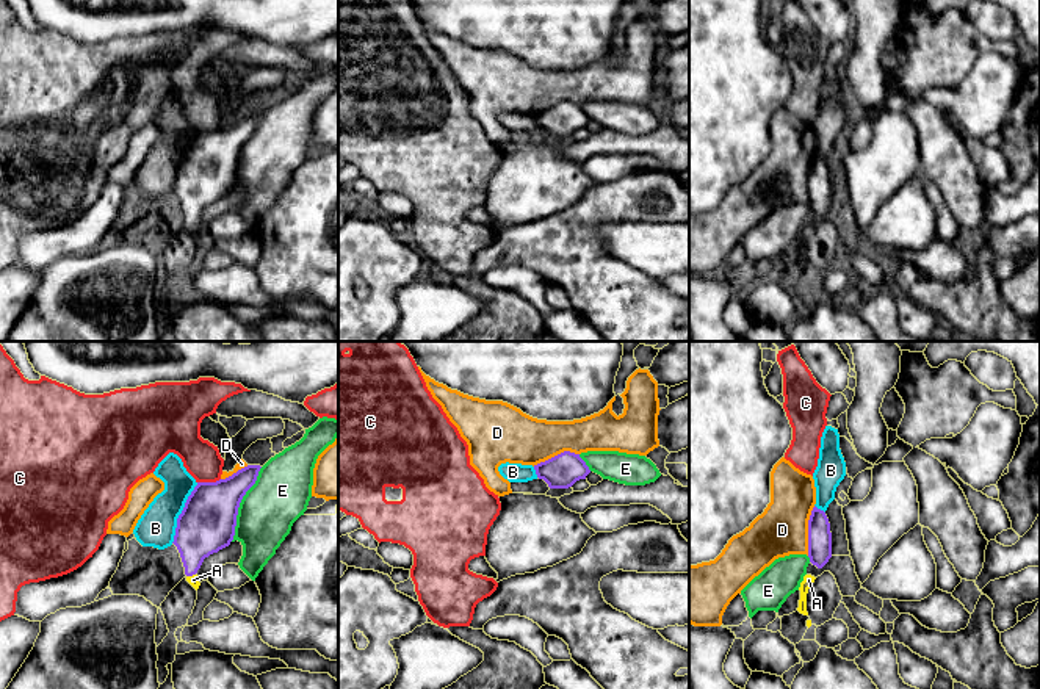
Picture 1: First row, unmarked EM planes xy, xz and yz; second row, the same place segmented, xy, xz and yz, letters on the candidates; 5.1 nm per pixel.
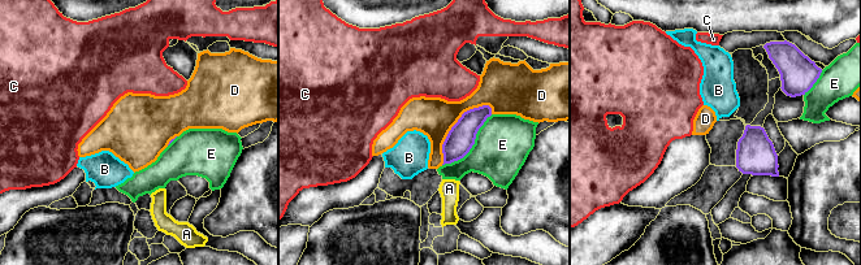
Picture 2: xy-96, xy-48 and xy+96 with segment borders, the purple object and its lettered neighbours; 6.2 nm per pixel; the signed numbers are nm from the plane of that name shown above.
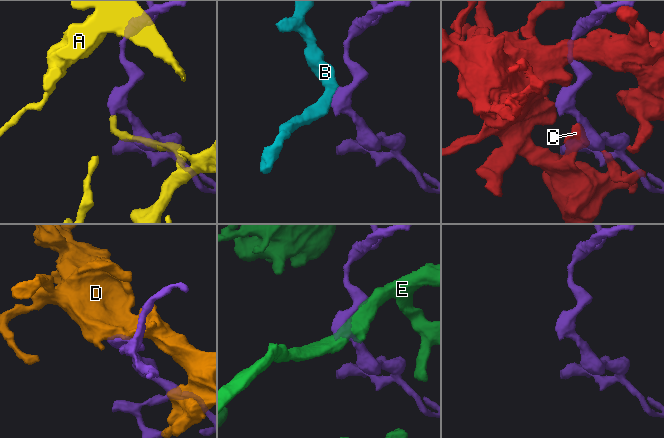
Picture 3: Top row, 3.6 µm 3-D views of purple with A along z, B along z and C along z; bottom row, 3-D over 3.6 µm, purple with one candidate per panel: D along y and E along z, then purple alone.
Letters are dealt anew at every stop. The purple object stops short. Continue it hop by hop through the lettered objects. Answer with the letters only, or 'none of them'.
A

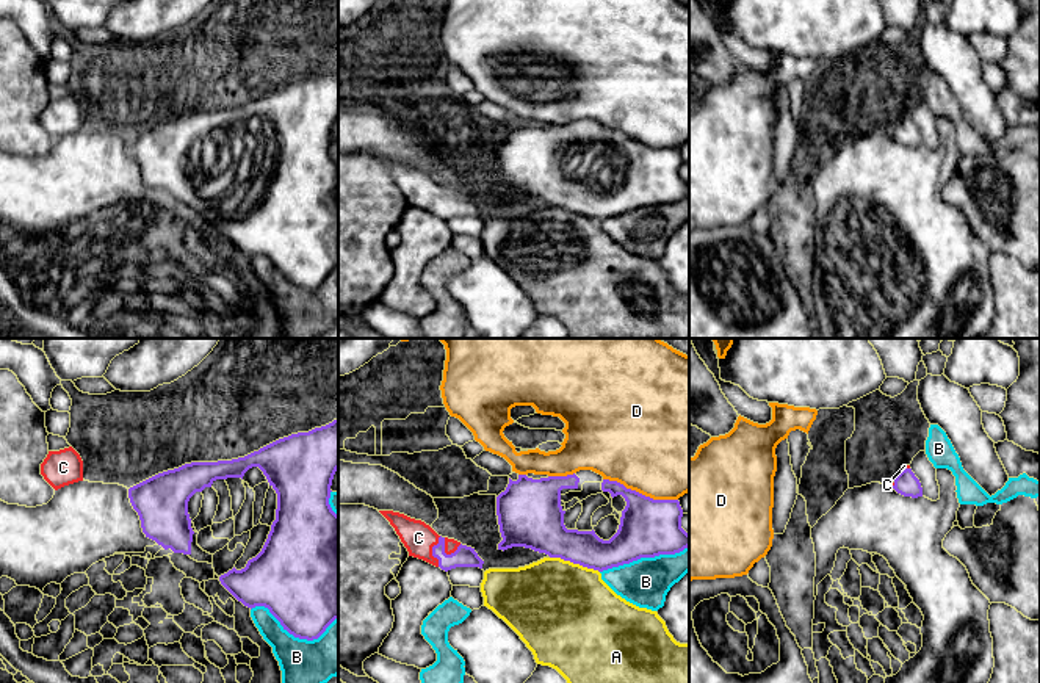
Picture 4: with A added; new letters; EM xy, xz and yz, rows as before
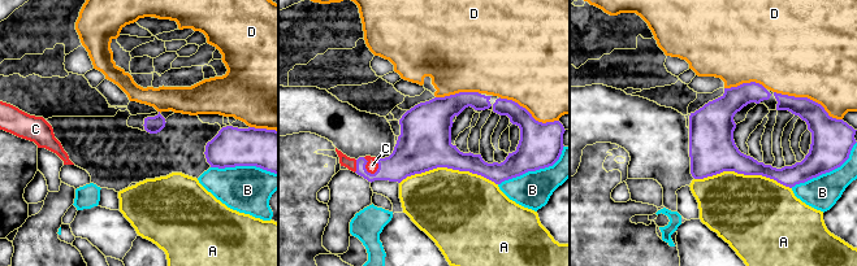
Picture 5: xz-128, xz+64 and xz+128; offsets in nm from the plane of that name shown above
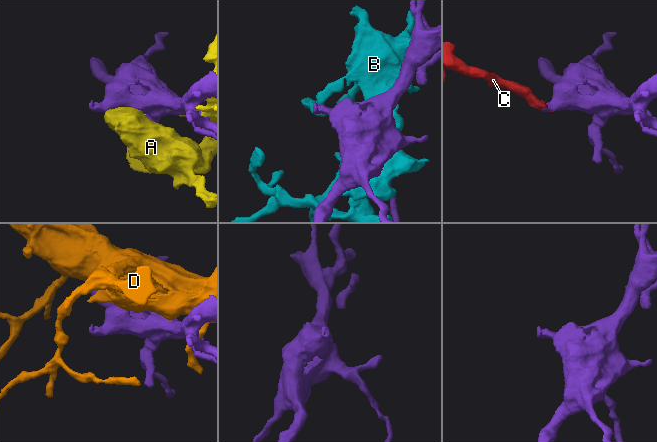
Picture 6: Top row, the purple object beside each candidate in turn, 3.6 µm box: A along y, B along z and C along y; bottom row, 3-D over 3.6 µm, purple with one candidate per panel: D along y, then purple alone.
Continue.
C

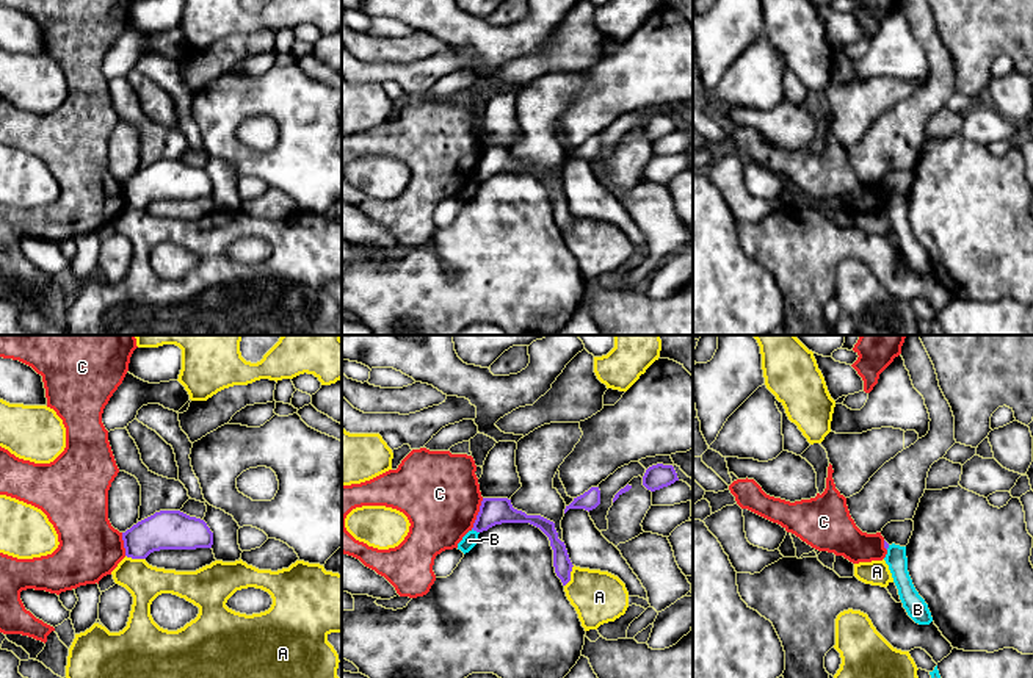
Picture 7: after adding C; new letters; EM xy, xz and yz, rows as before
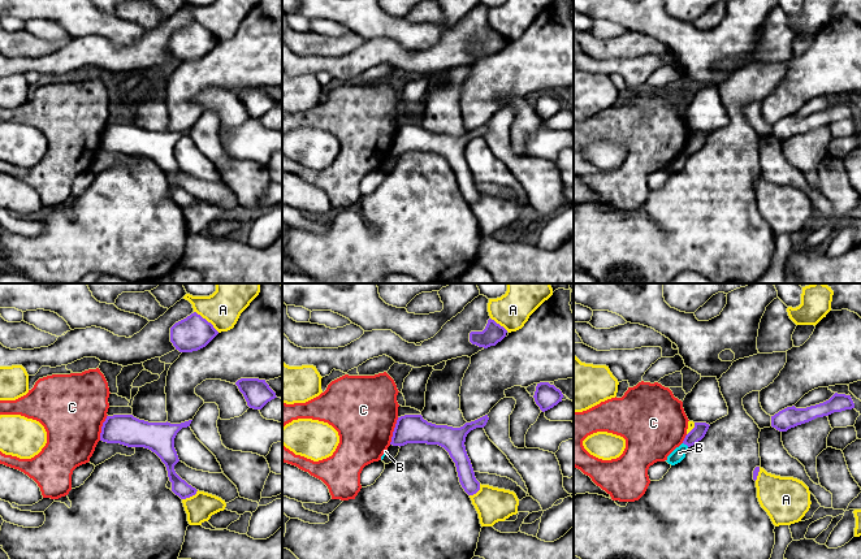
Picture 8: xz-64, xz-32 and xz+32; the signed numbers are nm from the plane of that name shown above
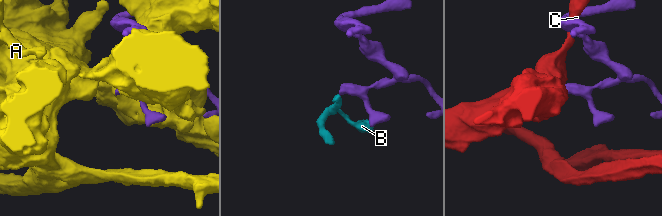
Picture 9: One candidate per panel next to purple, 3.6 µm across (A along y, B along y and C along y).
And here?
none of them

